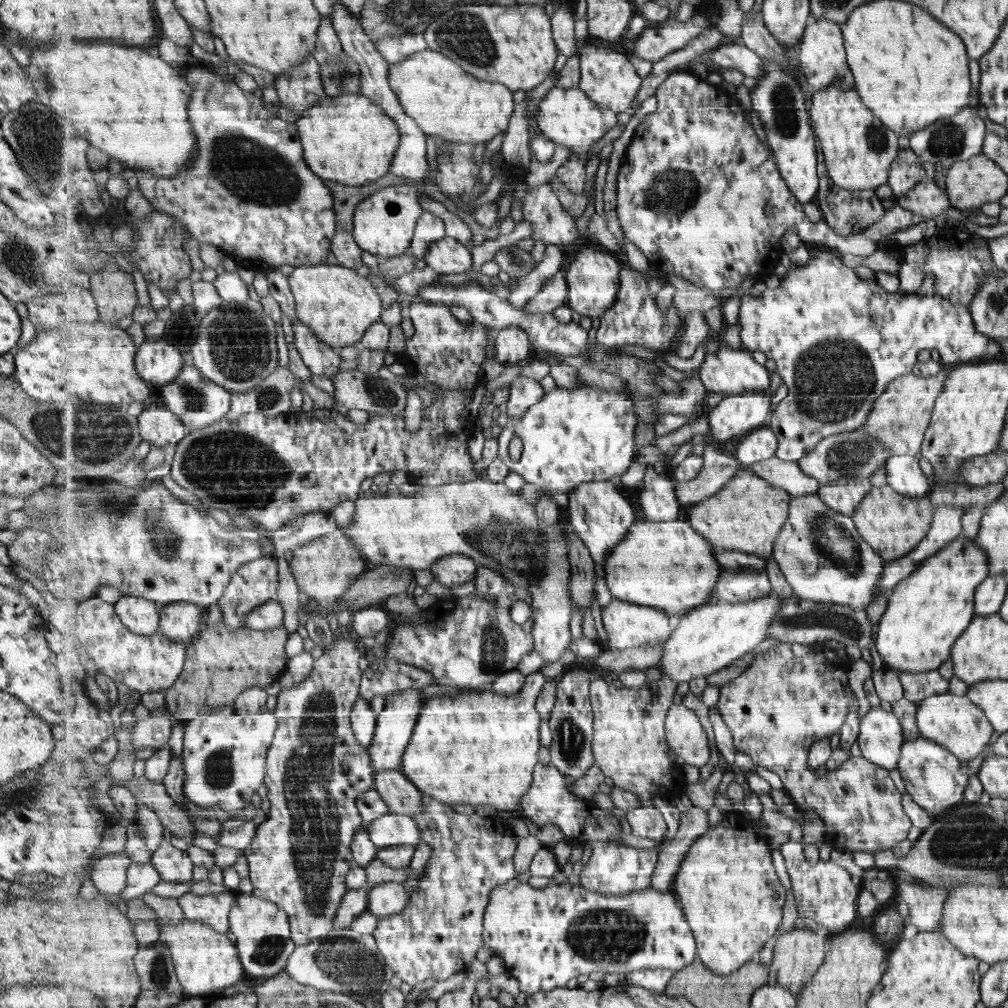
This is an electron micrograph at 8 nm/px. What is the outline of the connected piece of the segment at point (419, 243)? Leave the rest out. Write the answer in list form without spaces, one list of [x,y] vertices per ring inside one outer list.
[[[425,211],[418,220],[410,252],[417,260],[425,261],[431,244],[446,236],[447,225],[445,225],[444,220],[432,212]]]

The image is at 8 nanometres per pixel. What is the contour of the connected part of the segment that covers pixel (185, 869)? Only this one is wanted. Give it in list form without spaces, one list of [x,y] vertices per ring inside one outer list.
[[[162,842],[153,854],[152,864],[161,873],[162,880],[174,883],[191,883],[193,862],[185,850],[175,848],[171,842]]]

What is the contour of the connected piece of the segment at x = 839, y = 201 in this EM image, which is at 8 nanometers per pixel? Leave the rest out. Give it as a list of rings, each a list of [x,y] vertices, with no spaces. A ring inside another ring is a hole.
[[[818,136],[815,137],[815,144],[817,144],[817,154],[819,154],[819,160],[817,160],[819,192],[815,196],[815,201],[820,206],[825,220],[839,236],[849,238],[851,236],[865,234],[865,231],[869,230],[871,226],[875,226],[876,222],[882,220],[888,208],[883,207],[883,204],[881,204],[882,199],[878,197],[876,190],[847,190],[832,182],[826,169],[824,154]]]

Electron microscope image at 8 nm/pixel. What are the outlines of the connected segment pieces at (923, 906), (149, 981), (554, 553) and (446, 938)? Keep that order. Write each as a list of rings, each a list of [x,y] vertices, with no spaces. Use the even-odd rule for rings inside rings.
[[[903,876],[894,883],[895,897],[900,901],[905,914],[909,915],[909,922],[917,928],[917,932],[939,930],[946,888],[922,889],[915,883],[907,882]]]
[[[157,940],[149,948],[141,948],[139,944],[139,952],[135,954],[133,960],[141,982],[141,994],[143,992],[165,992],[165,994],[184,992],[185,995],[166,943]]]
[[[478,478],[471,482],[455,482],[443,486],[425,486],[411,497],[398,493],[367,493],[355,501],[356,511],[350,527],[344,530],[358,546],[371,567],[391,565],[413,571],[431,569],[443,557],[467,555],[491,570],[500,570],[504,577],[520,587],[527,587],[534,598],[532,618],[535,620],[534,650],[544,658],[544,666],[555,664],[572,644],[571,619],[573,601],[570,584],[573,566],[570,563],[570,538],[564,524],[539,527],[539,512],[501,482]]]
[[[429,795],[422,796],[422,805],[424,809],[414,816],[414,819],[418,822],[418,827],[422,830],[422,841],[427,843],[431,847],[431,856],[428,859],[429,864],[426,866],[426,871],[423,876],[419,878],[418,889],[410,890],[410,904],[406,906],[406,909],[402,913],[394,914],[392,917],[380,917],[377,928],[374,930],[373,935],[376,938],[376,943],[380,948],[380,951],[384,954],[387,962],[392,966],[394,974],[402,979],[402,982],[406,982],[411,986],[415,984],[423,984],[427,982],[429,978],[434,978],[435,980],[441,982],[443,980],[449,980],[449,978],[454,977],[456,974],[461,974],[462,972],[468,971],[471,966],[477,962],[477,952],[485,946],[484,933],[486,930],[486,910],[490,905],[491,895],[493,890],[495,890],[499,885],[505,884],[510,880],[515,879],[515,854],[517,853],[517,844],[519,840],[513,838],[513,836],[505,836],[503,832],[499,830],[491,830],[487,828],[487,822],[485,822],[485,817],[481,816],[467,816],[466,812],[459,812],[455,810],[454,805],[447,803],[442,803],[439,799],[435,797],[430,797]]]

